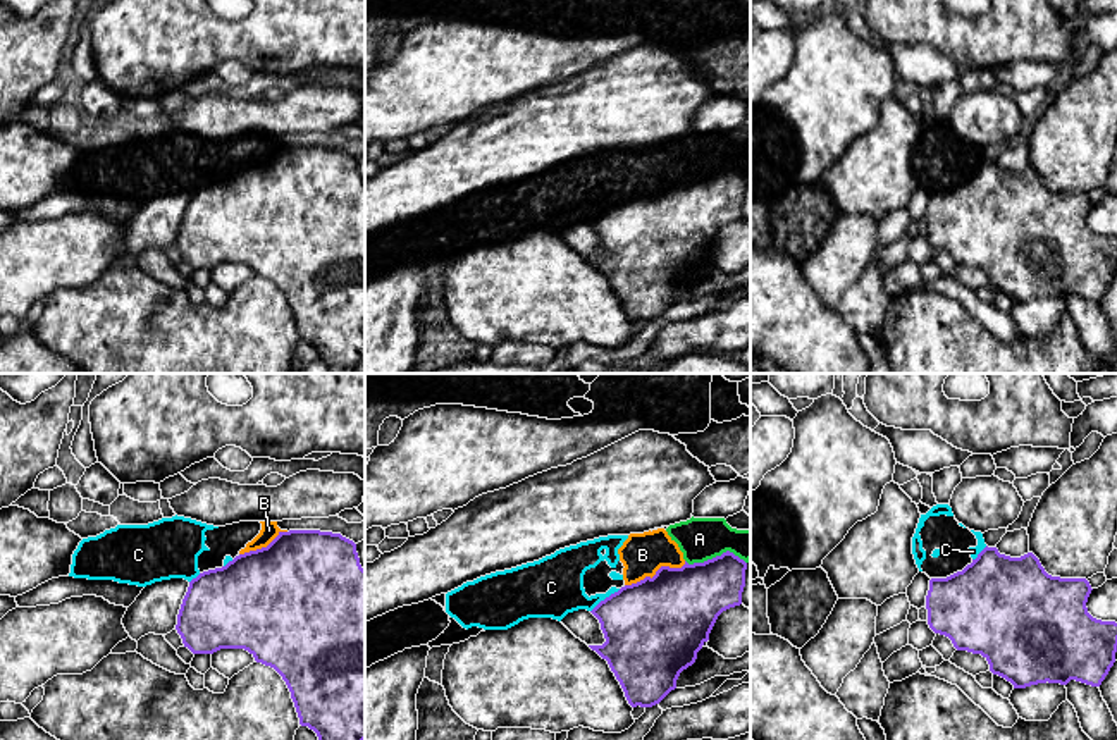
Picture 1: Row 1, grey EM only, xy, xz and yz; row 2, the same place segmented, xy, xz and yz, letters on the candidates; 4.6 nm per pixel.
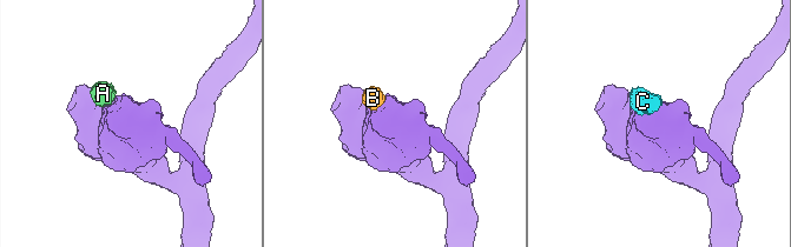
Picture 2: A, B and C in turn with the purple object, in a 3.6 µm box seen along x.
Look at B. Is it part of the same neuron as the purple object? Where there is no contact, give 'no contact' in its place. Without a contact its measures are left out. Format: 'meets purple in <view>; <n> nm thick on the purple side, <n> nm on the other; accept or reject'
meets purple in xz; 460 nm thick on the purple side, 200 nm on the other; reject

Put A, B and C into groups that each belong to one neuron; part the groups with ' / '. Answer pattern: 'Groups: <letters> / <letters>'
Groups: A B C

